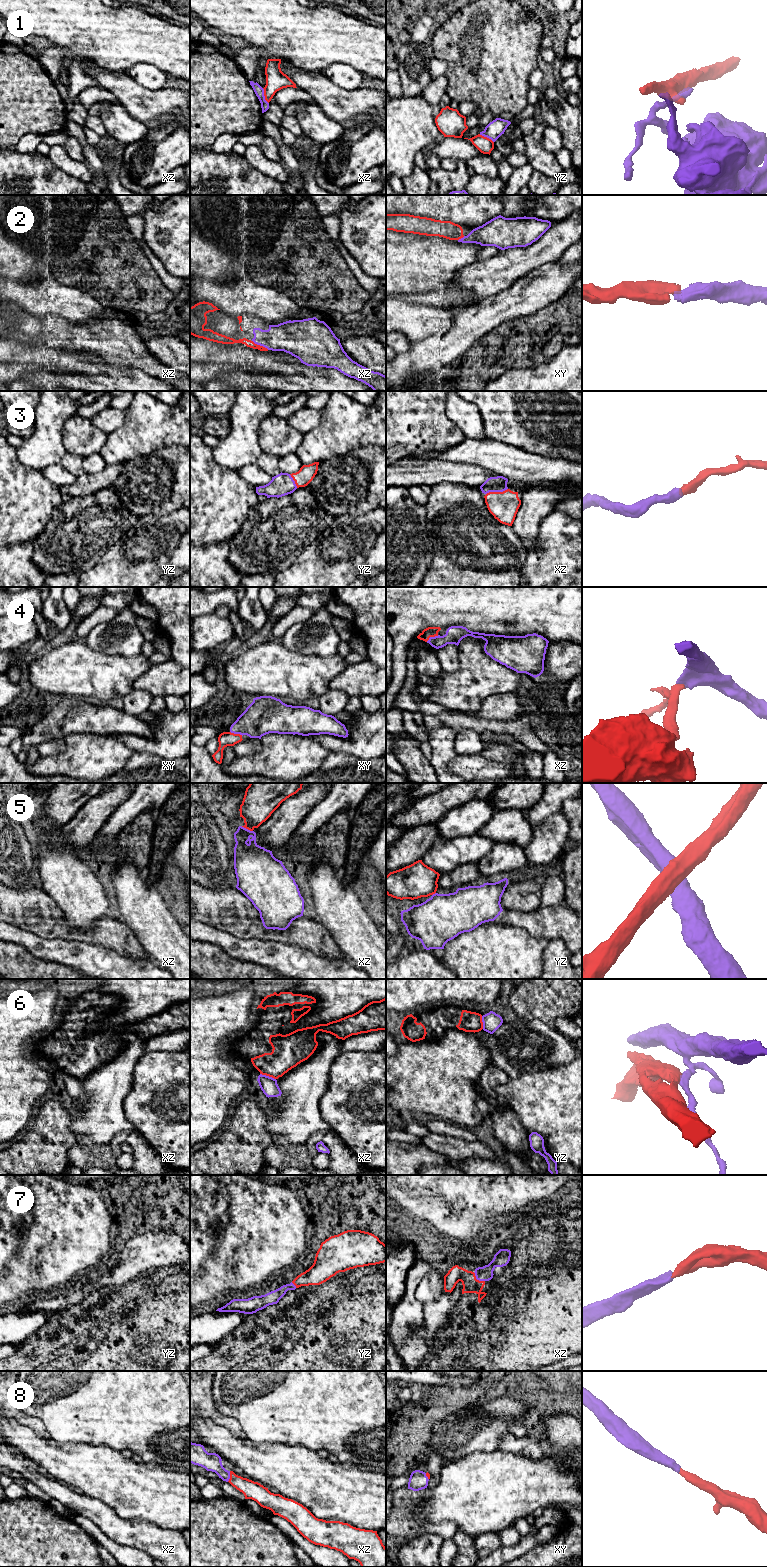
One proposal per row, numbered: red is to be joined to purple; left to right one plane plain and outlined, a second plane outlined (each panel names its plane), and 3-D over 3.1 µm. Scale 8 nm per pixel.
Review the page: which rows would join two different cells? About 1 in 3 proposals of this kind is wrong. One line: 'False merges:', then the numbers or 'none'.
False merges: 1, 5, 6

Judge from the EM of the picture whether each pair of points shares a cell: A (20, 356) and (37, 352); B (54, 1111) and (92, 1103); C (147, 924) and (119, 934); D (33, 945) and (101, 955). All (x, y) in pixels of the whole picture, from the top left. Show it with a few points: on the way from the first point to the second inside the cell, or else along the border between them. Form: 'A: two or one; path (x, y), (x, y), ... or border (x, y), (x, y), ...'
A: one; path (24, 354), (33, 354)
B: two; border (71, 1112), (74, 1121), (70, 1129), (76, 1135)
C: two; border (124, 923), (141, 944)
D: one; path (50, 949), (84, 955)

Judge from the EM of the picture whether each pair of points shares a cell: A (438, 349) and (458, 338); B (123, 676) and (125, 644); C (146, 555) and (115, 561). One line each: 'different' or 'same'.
A: same
B: different
C: same

